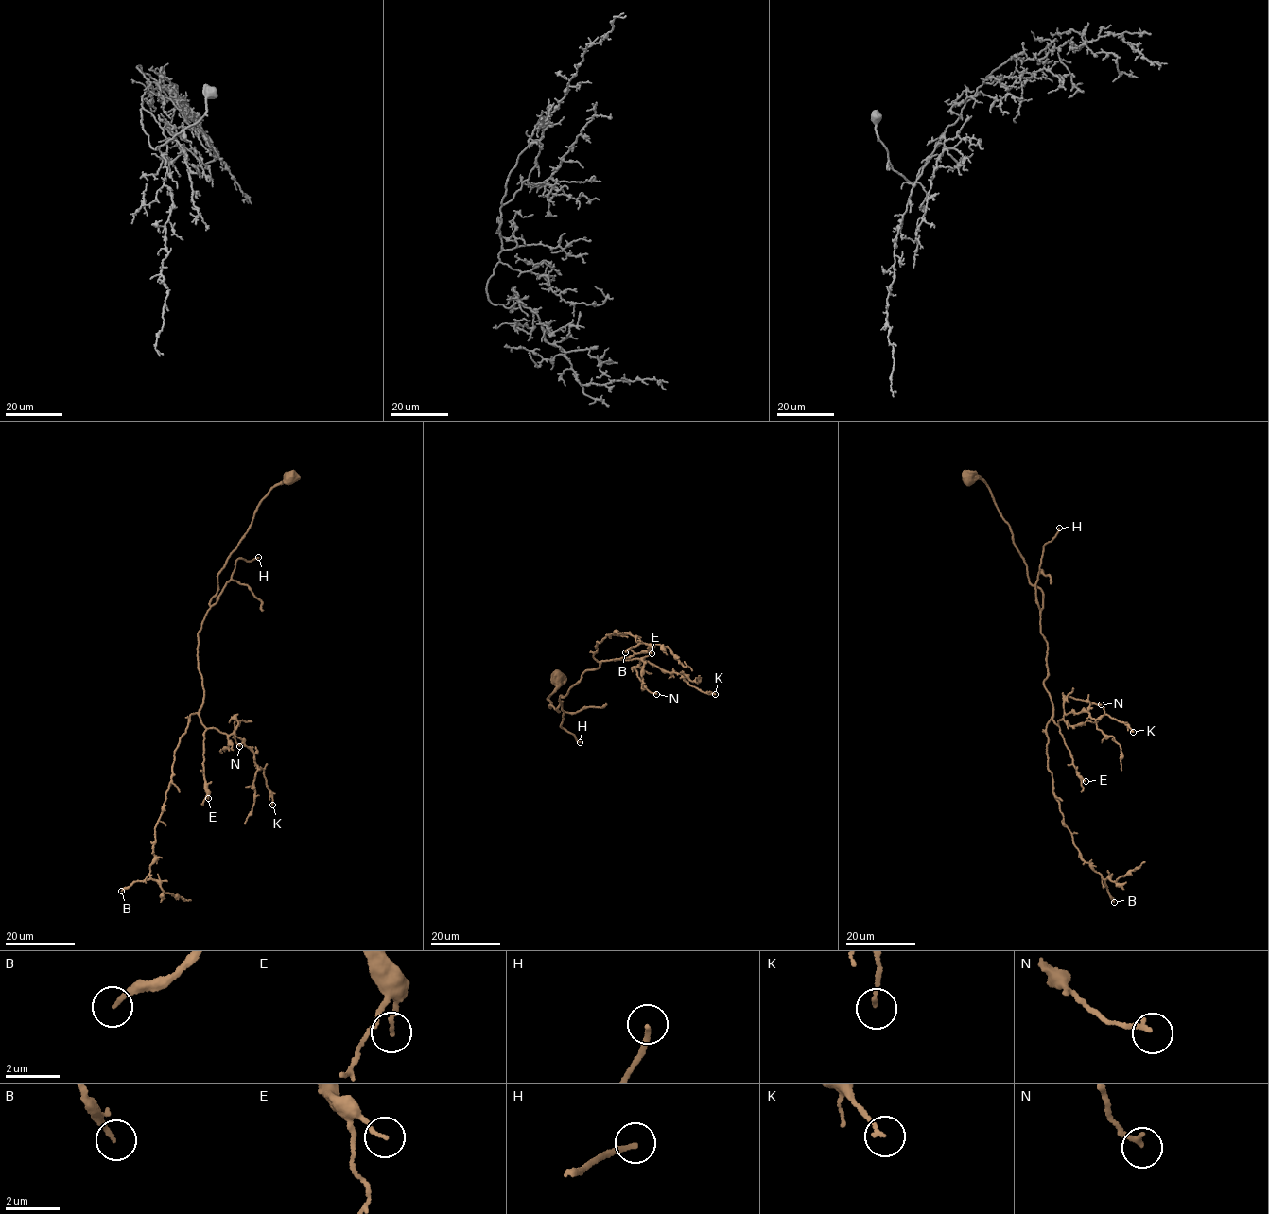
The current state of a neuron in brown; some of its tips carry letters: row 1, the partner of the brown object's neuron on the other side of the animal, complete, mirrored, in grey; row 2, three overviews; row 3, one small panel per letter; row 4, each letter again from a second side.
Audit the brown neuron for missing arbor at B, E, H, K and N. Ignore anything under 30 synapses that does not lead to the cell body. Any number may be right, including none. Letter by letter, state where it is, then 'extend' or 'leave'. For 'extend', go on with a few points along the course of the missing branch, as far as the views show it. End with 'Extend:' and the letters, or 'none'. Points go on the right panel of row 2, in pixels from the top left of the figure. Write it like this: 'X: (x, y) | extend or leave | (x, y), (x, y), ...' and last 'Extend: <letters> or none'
B: (1114, 902) | leave
E: (1086, 781) | leave
H: (1059, 528) | extend | (1059, 528), (1060, 496), (1088, 460), (1121, 473), (1134, 490), (1147, 494), (1168, 485), (1174, 468)
K: (1133, 732) | leave
N: (1101, 704) | leave
Extend: H

